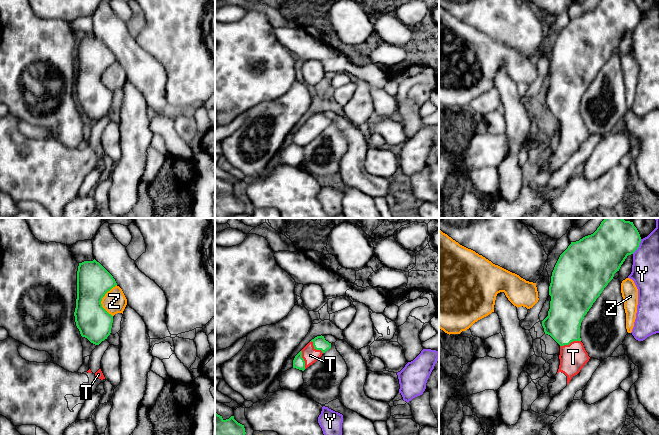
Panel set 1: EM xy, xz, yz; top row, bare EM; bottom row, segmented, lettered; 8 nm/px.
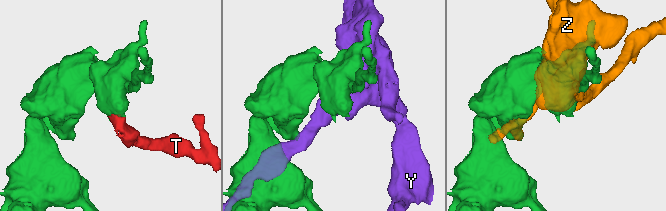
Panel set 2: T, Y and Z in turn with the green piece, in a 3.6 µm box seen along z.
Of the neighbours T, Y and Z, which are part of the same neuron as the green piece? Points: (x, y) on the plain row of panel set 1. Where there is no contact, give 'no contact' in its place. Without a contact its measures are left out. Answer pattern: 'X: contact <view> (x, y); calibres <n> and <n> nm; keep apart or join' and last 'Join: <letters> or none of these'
T: contact yz (570, 118); calibres 280 and 220 nm; join
Y: contact yz (638, 22); calibres 340 and 220 nm; keep apart
Z: contact xy (101, 76); calibres 280 and 190 nm; keep apart
Join: T

